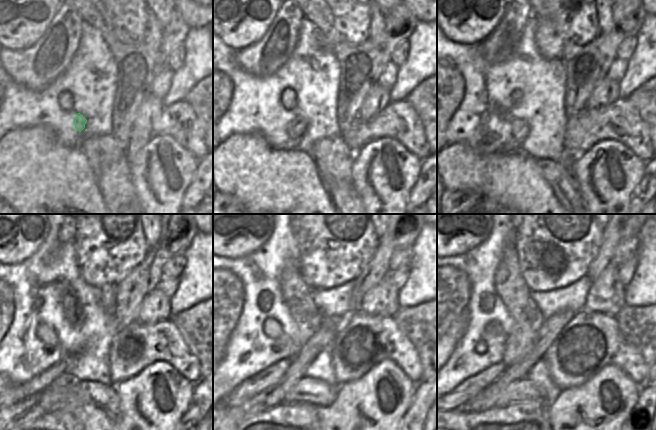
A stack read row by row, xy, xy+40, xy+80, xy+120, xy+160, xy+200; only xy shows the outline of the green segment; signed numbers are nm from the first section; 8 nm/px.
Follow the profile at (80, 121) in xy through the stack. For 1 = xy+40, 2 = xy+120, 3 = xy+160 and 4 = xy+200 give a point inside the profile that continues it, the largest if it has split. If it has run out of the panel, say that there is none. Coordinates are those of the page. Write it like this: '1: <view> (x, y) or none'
1: xy+40 (297, 128)
2: xy+120 (37, 383)
3: xy+160 (254, 385)
4: xy+200 (472, 386)

